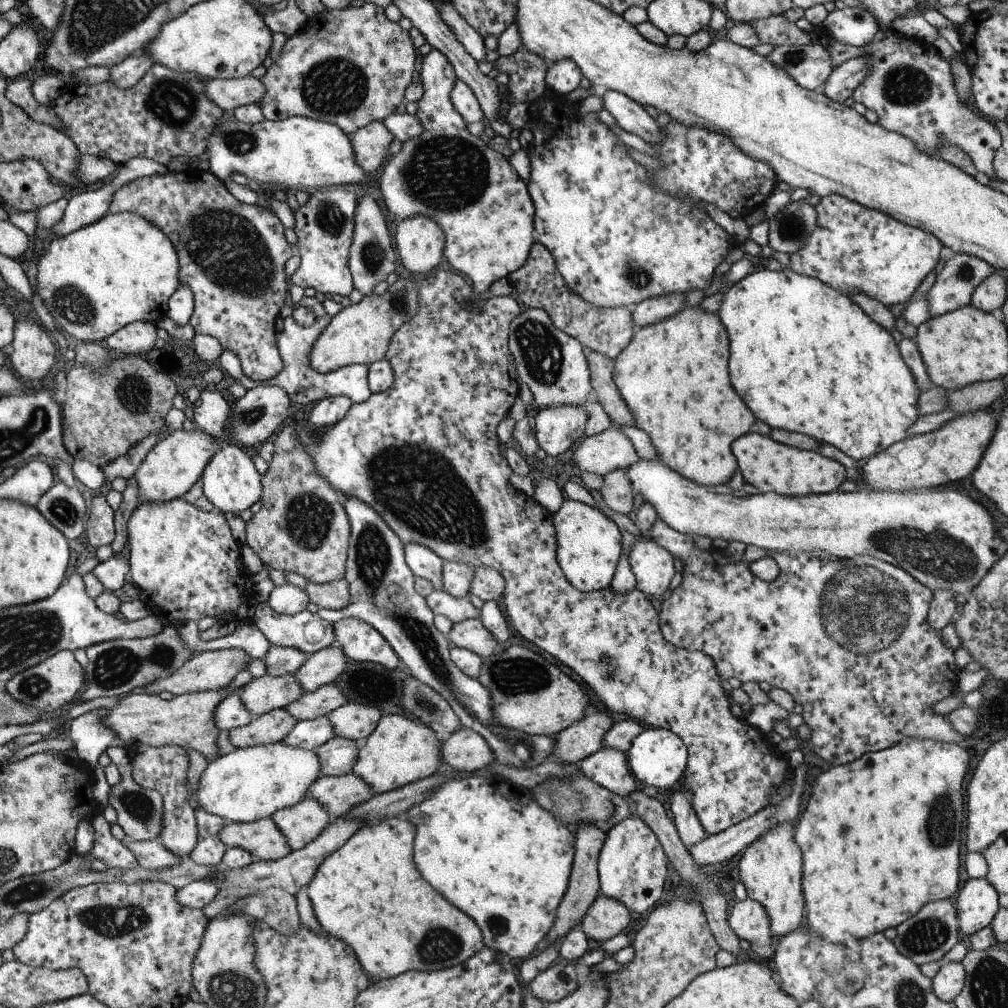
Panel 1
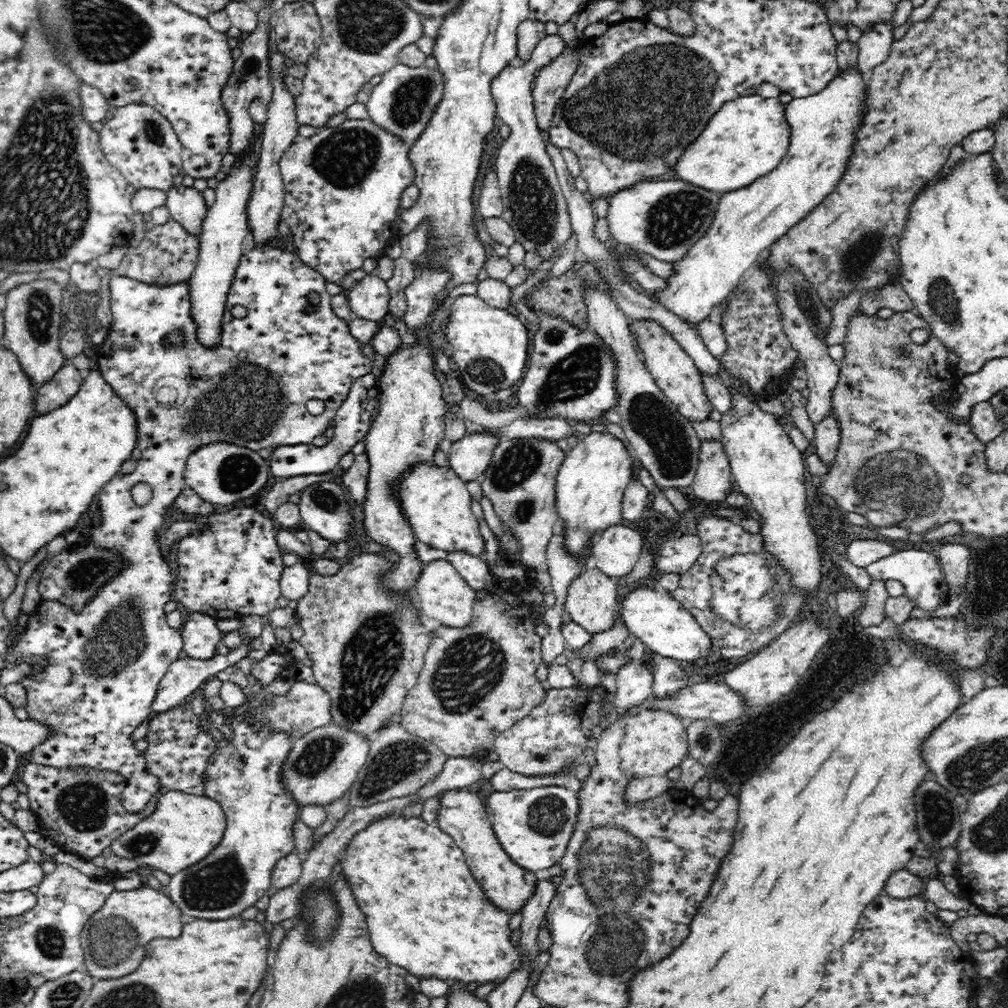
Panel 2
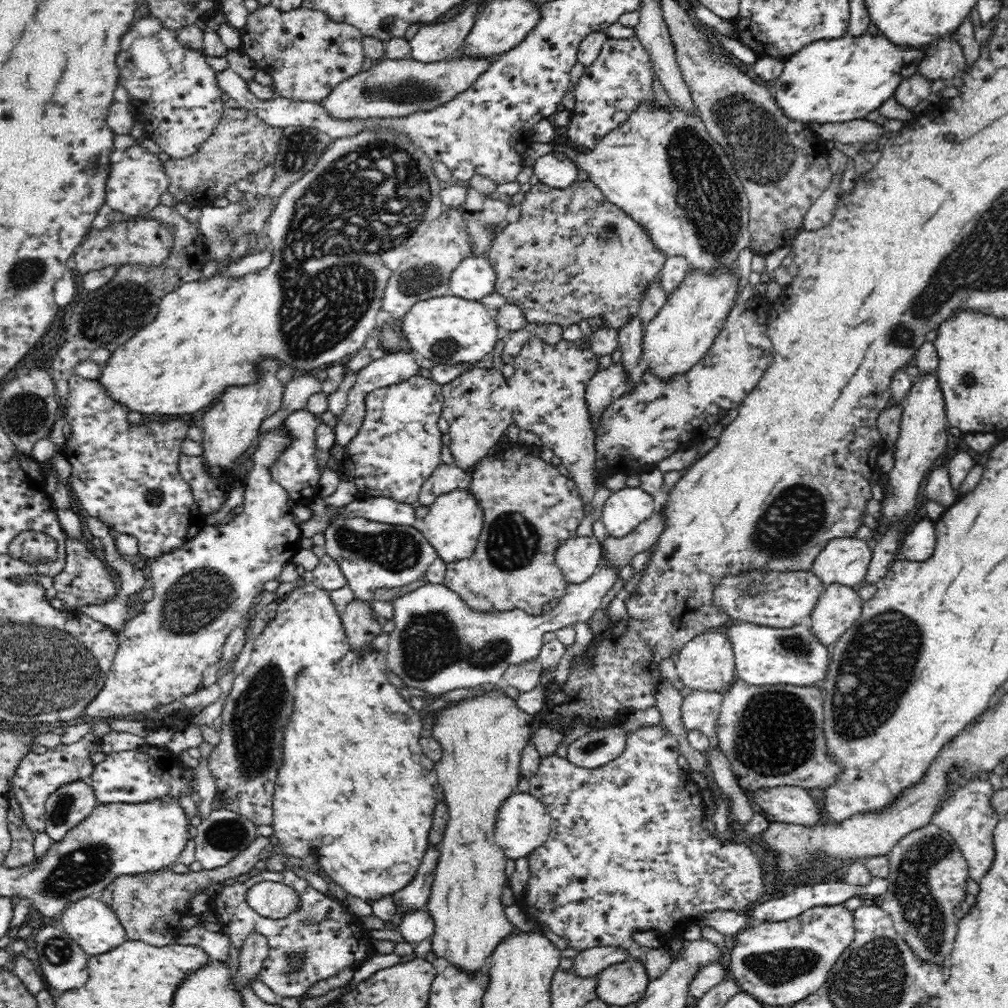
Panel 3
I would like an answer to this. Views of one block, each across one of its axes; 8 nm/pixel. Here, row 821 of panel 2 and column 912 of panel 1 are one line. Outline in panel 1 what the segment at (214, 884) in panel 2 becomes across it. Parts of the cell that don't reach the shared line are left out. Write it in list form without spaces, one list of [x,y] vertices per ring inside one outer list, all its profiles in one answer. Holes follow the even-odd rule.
[[[839,194],[821,199],[815,206],[818,224],[808,236],[806,246],[789,254],[787,268],[817,278],[849,297],[862,292],[887,307],[908,302],[940,260],[943,244],[938,238]]]

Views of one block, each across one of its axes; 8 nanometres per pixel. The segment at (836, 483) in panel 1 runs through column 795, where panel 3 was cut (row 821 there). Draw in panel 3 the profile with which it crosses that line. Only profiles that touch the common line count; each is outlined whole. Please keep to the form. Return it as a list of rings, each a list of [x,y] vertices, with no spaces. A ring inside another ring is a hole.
[[[493,689],[458,701],[456,706],[438,710],[430,732],[430,736],[441,744],[443,750],[442,758],[435,762],[435,771],[449,810],[426,906],[435,924],[434,934],[431,936],[432,950],[436,957],[444,958],[468,973],[485,969],[493,950],[515,928],[504,914],[505,906],[500,901],[502,888],[508,885],[508,878],[504,873],[507,856],[496,844],[494,833],[499,808],[516,790],[520,780],[522,750],[528,744],[535,726],[536,718],[522,712],[514,698]]]

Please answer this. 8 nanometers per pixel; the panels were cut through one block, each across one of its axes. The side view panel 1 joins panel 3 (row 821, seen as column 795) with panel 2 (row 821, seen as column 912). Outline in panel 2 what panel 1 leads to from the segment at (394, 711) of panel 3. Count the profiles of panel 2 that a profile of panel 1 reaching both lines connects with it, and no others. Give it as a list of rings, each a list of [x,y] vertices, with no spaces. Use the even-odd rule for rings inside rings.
[[[386,814],[384,818],[378,818],[376,822],[370,822],[366,828],[356,832],[345,849],[345,854],[340,858],[340,866],[342,867],[343,876],[348,881],[354,897],[358,900],[358,906],[364,910],[366,920],[368,920],[368,932],[370,932],[370,942],[383,957],[386,957],[392,964],[401,966],[406,969],[412,976],[420,978],[439,978],[447,982],[461,982],[462,984],[488,984],[488,982],[496,982],[500,984],[502,980],[506,980],[522,962],[522,950],[518,948],[518,944],[512,944],[510,940],[510,914],[498,909],[496,905],[490,902],[486,897],[482,887],[478,886],[476,878],[472,876],[472,872],[468,870],[466,862],[464,862],[464,854],[462,850],[456,846],[455,840],[445,832],[440,830],[436,824],[432,825],[418,816],[406,818],[399,814]]]

